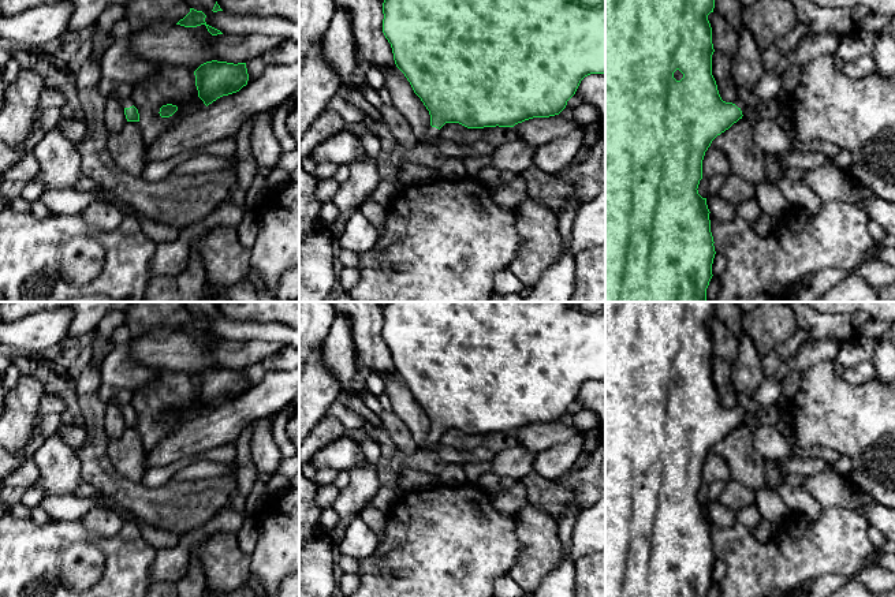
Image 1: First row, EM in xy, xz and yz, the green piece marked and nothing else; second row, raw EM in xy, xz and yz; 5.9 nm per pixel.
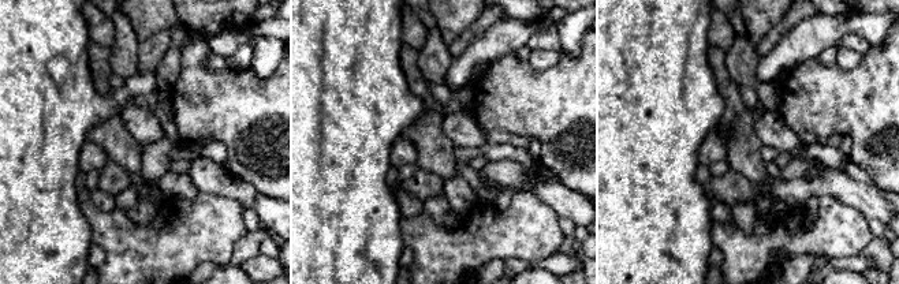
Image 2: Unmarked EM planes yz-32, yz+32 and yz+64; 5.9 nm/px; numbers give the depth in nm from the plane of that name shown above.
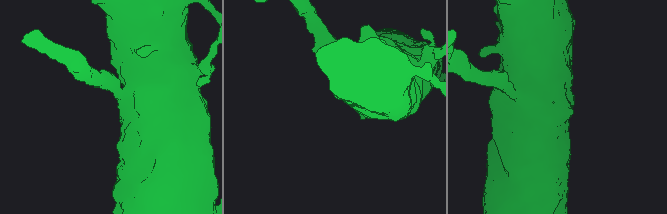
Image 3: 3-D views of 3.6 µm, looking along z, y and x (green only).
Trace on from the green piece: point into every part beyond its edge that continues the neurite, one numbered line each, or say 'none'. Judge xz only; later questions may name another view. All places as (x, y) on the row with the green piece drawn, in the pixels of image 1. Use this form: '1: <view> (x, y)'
1: xz (432, 134)

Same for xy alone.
1: xy (126, 101)

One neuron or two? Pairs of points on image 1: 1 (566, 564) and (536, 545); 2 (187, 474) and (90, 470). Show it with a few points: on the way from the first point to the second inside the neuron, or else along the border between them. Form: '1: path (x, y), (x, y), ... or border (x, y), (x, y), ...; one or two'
1: border (558, 529), (560, 560), (541, 582); two
2: border (207, 478), (172, 480); two

